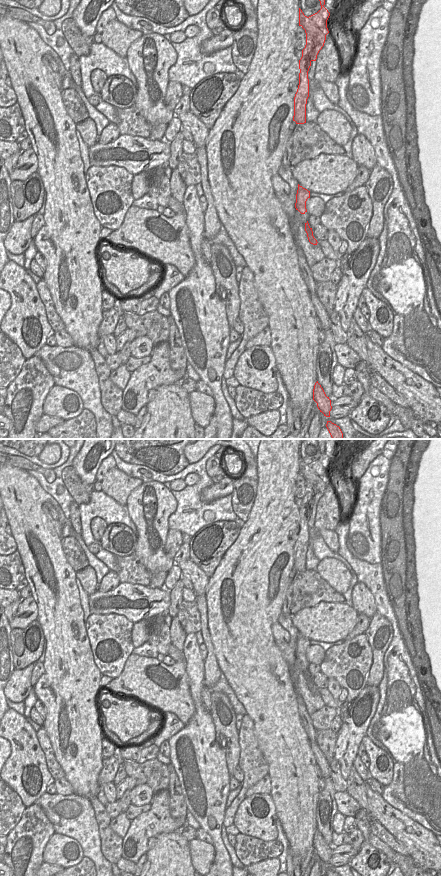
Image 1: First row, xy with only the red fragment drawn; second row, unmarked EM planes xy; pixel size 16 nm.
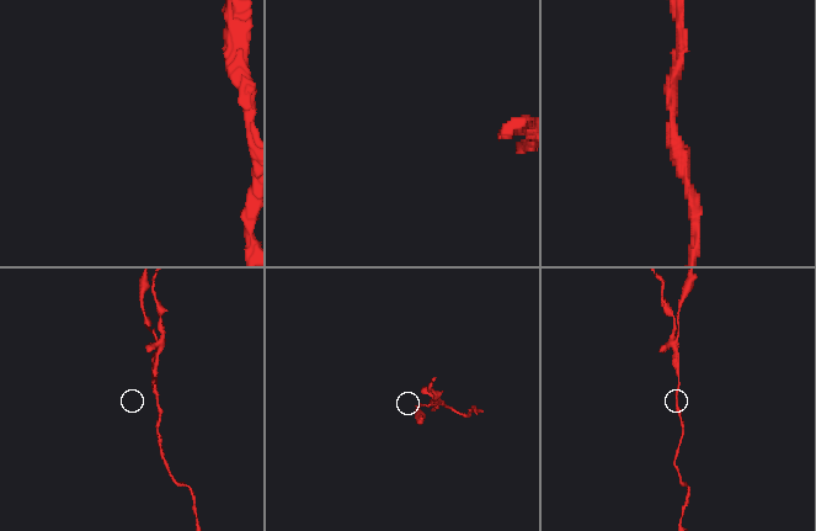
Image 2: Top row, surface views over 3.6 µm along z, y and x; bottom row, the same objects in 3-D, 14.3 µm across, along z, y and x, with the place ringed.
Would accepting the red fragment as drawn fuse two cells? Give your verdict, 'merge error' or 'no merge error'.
merge error

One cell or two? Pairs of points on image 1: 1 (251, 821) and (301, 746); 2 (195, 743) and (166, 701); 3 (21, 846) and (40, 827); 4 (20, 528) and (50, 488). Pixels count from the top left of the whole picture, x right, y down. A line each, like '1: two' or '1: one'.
1: two
2: two
3: one
4: two

